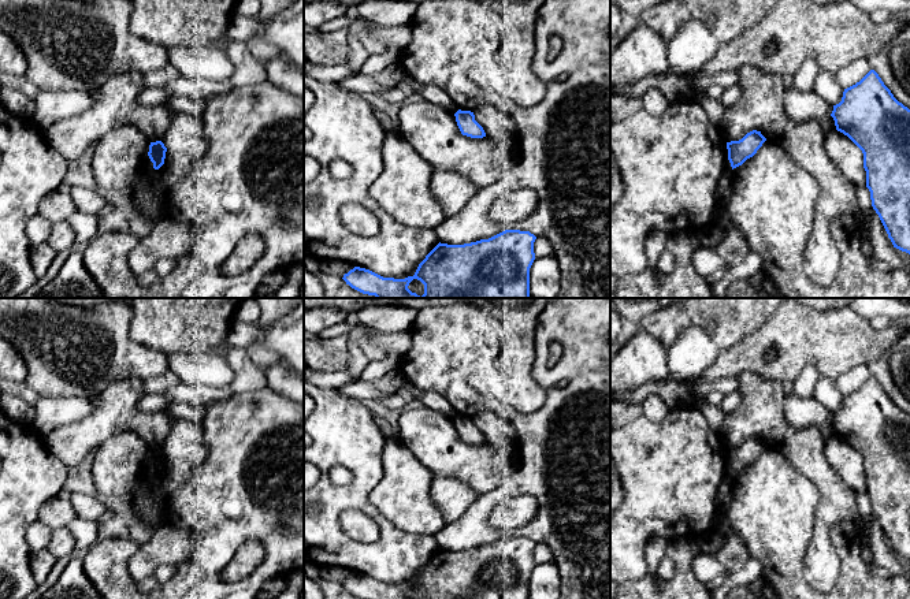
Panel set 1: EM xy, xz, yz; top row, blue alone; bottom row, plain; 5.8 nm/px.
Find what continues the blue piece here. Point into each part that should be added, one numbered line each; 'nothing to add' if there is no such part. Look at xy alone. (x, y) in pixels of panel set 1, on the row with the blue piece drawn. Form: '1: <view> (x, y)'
nothing to add

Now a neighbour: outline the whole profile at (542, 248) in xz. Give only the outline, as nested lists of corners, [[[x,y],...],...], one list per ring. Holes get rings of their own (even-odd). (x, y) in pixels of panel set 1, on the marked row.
[[[536,237],[534,242],[534,253],[535,253],[535,257],[553,256],[553,246],[546,238]]]

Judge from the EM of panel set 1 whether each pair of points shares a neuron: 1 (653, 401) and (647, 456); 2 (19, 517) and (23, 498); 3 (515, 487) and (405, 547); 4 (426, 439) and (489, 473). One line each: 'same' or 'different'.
1: different
2: same
3: different
4: same

